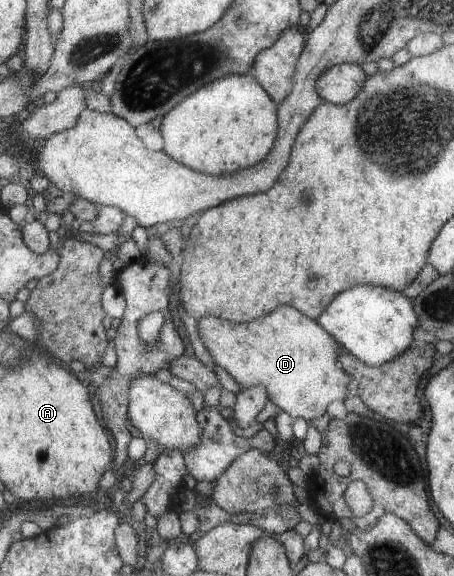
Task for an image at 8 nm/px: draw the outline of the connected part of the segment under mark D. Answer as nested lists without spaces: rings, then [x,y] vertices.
[[[282,306],[280,310],[258,318],[252,324],[232,324],[228,320],[202,316],[197,319],[197,330],[213,361],[235,379],[240,389],[260,384],[266,386],[271,397],[270,402],[293,418],[302,418],[306,422],[316,420],[326,414],[328,406],[334,400],[343,401],[348,396],[348,384],[353,377],[339,364],[339,357],[345,352],[344,349],[316,320],[308,318],[296,308]]]

